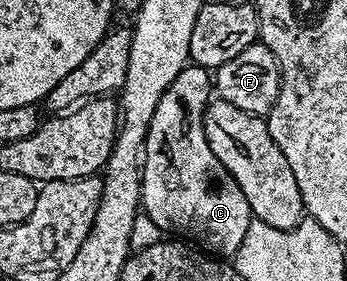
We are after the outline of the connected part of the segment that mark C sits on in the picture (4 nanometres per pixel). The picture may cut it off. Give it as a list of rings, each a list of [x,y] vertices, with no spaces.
[[[189,64],[182,69],[161,96],[146,133],[140,171],[140,201],[145,214],[163,231],[173,226],[192,237],[201,248],[218,257],[235,256],[244,241],[252,214],[239,185],[223,164],[212,154],[203,129],[203,115],[212,97],[212,77],[201,65]]]

